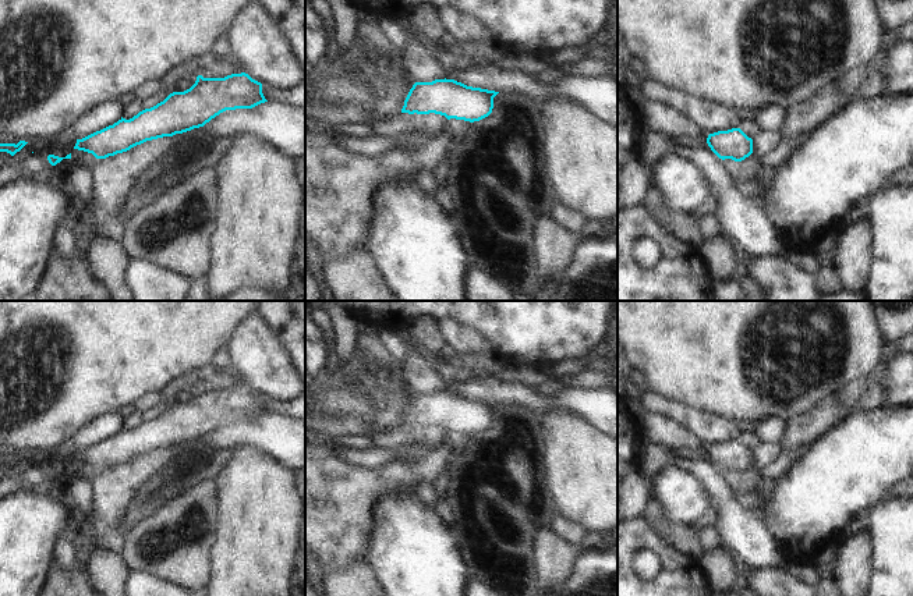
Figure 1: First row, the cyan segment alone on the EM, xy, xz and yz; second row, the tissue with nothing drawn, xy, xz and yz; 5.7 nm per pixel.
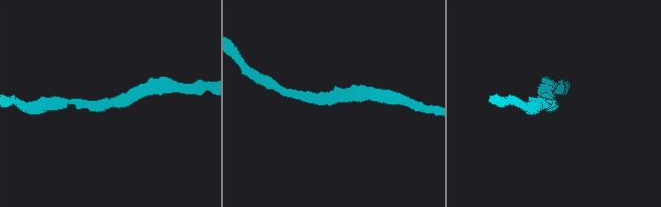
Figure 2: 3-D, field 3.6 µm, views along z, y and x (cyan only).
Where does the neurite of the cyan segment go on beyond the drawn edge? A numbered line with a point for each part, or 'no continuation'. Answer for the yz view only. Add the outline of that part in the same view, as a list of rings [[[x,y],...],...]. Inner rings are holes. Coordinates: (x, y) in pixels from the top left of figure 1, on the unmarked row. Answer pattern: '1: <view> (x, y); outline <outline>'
no continuation

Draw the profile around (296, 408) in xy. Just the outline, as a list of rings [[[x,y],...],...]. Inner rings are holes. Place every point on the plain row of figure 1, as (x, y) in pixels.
[[[305,387],[297,398],[291,400],[286,405],[265,395],[262,395],[262,405],[265,411],[270,415],[284,412],[291,418],[305,421]]]

